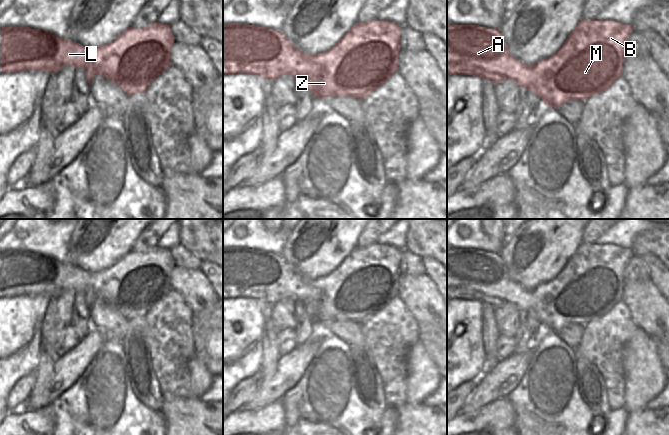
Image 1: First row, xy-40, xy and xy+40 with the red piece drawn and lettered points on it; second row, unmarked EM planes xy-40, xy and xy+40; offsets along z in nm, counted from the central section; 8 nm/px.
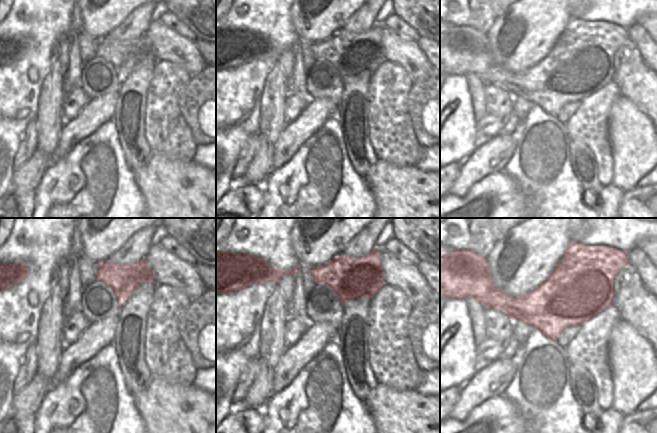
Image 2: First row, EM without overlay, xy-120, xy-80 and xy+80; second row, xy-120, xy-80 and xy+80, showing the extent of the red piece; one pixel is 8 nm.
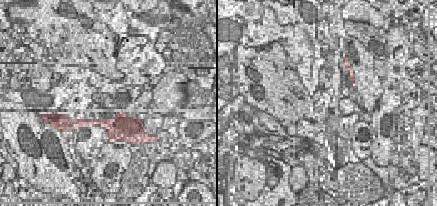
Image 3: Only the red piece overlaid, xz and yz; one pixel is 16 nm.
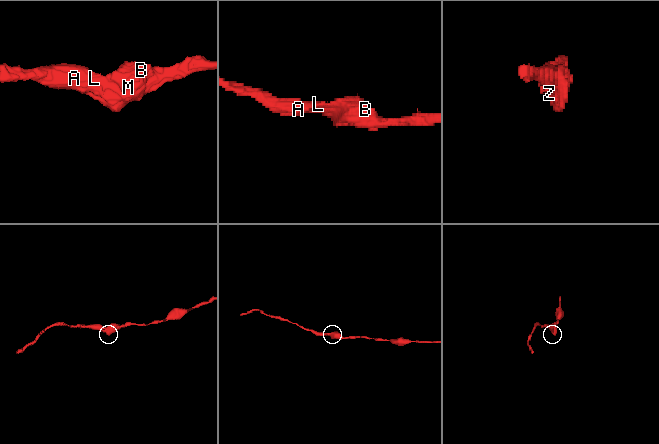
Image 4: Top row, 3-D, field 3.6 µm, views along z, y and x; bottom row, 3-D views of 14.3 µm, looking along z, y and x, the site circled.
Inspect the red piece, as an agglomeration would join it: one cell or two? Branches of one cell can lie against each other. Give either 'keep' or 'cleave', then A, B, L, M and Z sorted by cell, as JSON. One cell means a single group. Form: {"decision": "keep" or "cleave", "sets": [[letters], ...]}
{"decision": "keep", "sets": [["A", "B", "L", "M", "Z"]]}

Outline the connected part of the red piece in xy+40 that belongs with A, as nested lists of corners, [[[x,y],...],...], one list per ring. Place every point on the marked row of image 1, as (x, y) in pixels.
[[[581,19],[570,33],[564,44],[549,58],[533,65],[527,65],[515,59],[509,52],[500,29],[489,29],[479,25],[447,25],[447,76],[473,75],[491,81],[494,85],[509,79],[519,87],[525,87],[535,93],[546,105],[557,109],[573,99],[585,101],[608,89],[619,77],[622,77],[624,46],[632,32],[632,25],[623,25],[617,21],[587,21]]]

